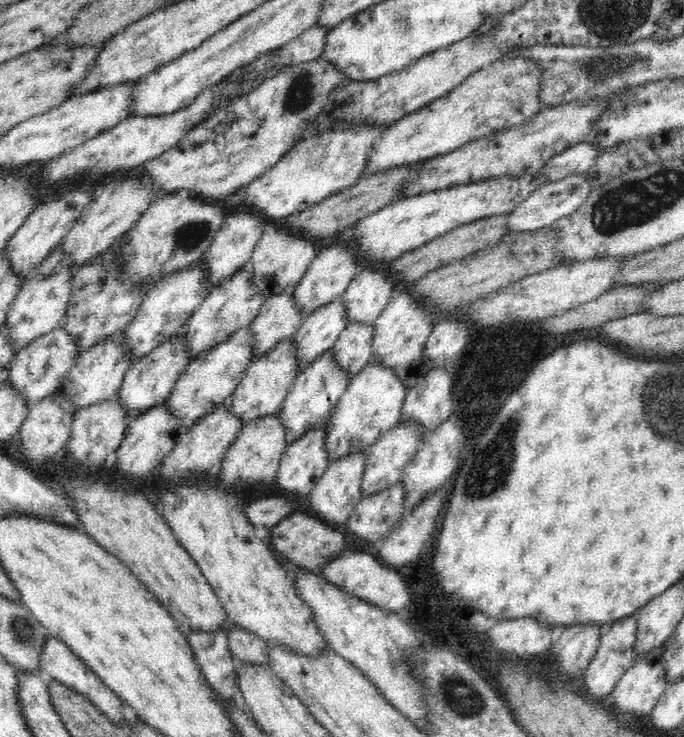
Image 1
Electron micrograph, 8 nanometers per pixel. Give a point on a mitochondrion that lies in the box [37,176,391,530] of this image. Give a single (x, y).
(189, 237)

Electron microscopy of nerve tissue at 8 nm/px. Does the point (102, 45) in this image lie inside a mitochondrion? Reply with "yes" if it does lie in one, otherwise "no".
no

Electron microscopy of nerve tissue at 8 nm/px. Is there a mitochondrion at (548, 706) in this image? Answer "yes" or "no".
no

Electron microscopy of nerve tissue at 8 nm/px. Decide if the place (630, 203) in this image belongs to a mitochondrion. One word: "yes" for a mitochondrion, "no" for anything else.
yes

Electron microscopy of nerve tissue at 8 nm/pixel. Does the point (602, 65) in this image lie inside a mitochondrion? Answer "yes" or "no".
yes

